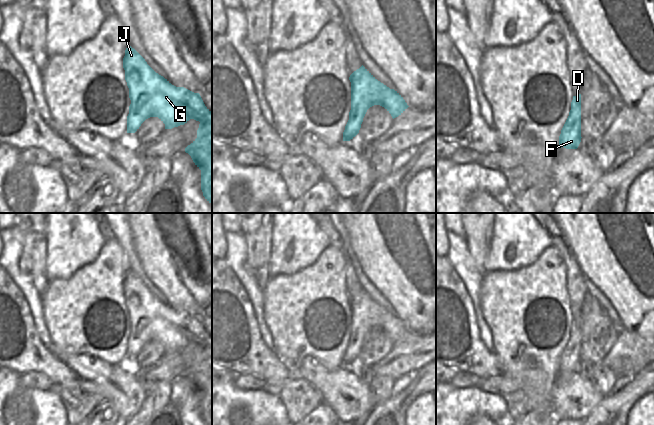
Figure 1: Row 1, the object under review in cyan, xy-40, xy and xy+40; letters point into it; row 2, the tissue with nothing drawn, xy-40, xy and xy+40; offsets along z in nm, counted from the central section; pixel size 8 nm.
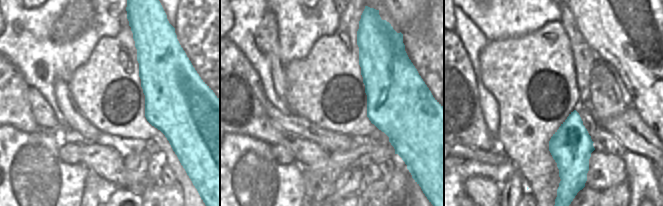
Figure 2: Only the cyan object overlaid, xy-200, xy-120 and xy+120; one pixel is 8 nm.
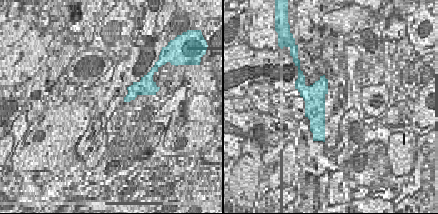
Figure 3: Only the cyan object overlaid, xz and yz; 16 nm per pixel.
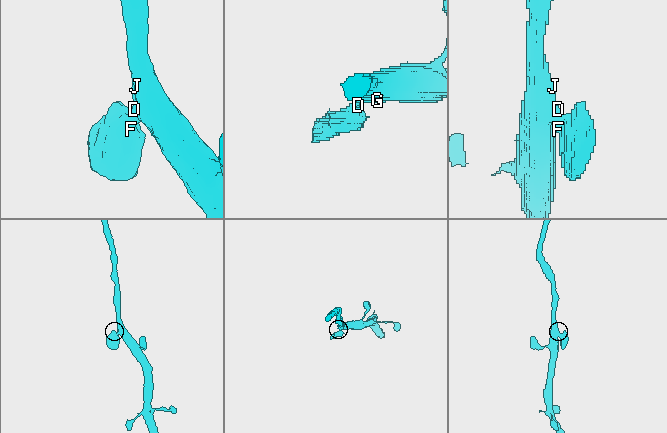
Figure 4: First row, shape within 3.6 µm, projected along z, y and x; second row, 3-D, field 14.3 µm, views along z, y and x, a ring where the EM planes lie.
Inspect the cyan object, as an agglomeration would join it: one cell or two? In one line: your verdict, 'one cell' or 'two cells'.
one cell

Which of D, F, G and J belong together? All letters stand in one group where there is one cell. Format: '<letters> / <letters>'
D F G J

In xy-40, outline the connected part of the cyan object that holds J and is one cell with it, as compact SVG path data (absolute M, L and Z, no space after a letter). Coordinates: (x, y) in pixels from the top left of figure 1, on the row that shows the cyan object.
M129 45L125 50L123 68L131 100L127 116L127 133L135 133L150 117L158 117L165 124L165 129L184 125L190 119L200 122L197 138L185 148L185 152L191 156L195 165L201 170L201 190L205 199L212 205L212 112L205 106L199 93L172 85L156 73Z

